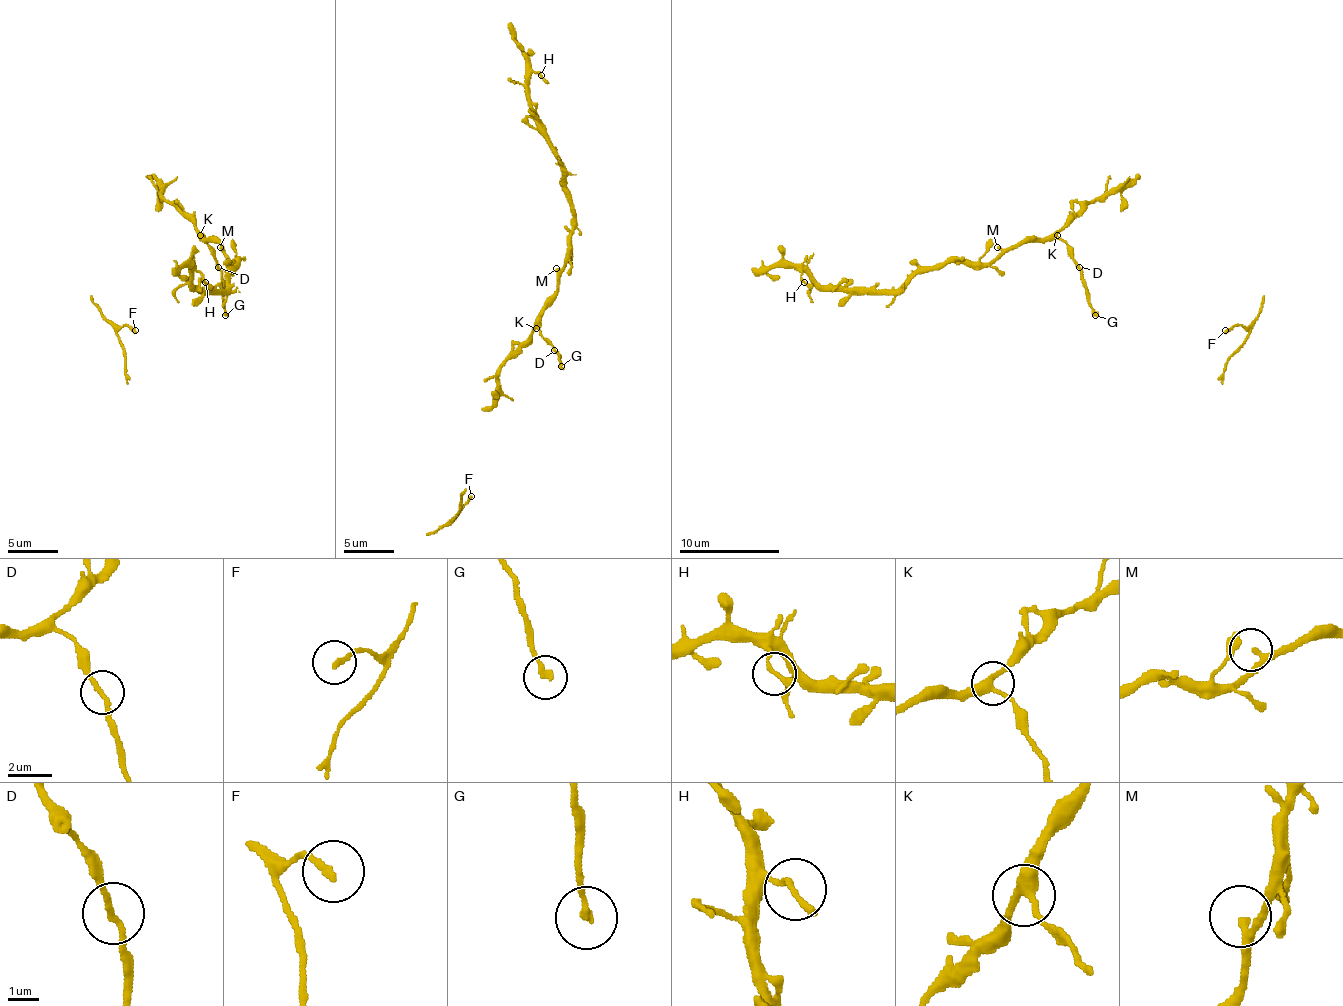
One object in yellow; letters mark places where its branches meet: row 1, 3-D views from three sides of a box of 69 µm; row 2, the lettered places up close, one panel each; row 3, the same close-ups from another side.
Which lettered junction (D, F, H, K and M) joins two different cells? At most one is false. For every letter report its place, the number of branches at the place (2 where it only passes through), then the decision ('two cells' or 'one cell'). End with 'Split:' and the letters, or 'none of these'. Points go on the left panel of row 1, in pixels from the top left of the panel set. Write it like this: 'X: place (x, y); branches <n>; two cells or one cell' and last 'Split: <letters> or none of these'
D: place (218, 267); branches 2; two cells
F: place (135, 330); branches 1; one cell
H: place (205, 282); branches 1; one cell
K: place (200, 235); branches 3; one cell
M: place (220, 247); branches 2; one cell
Split: D

